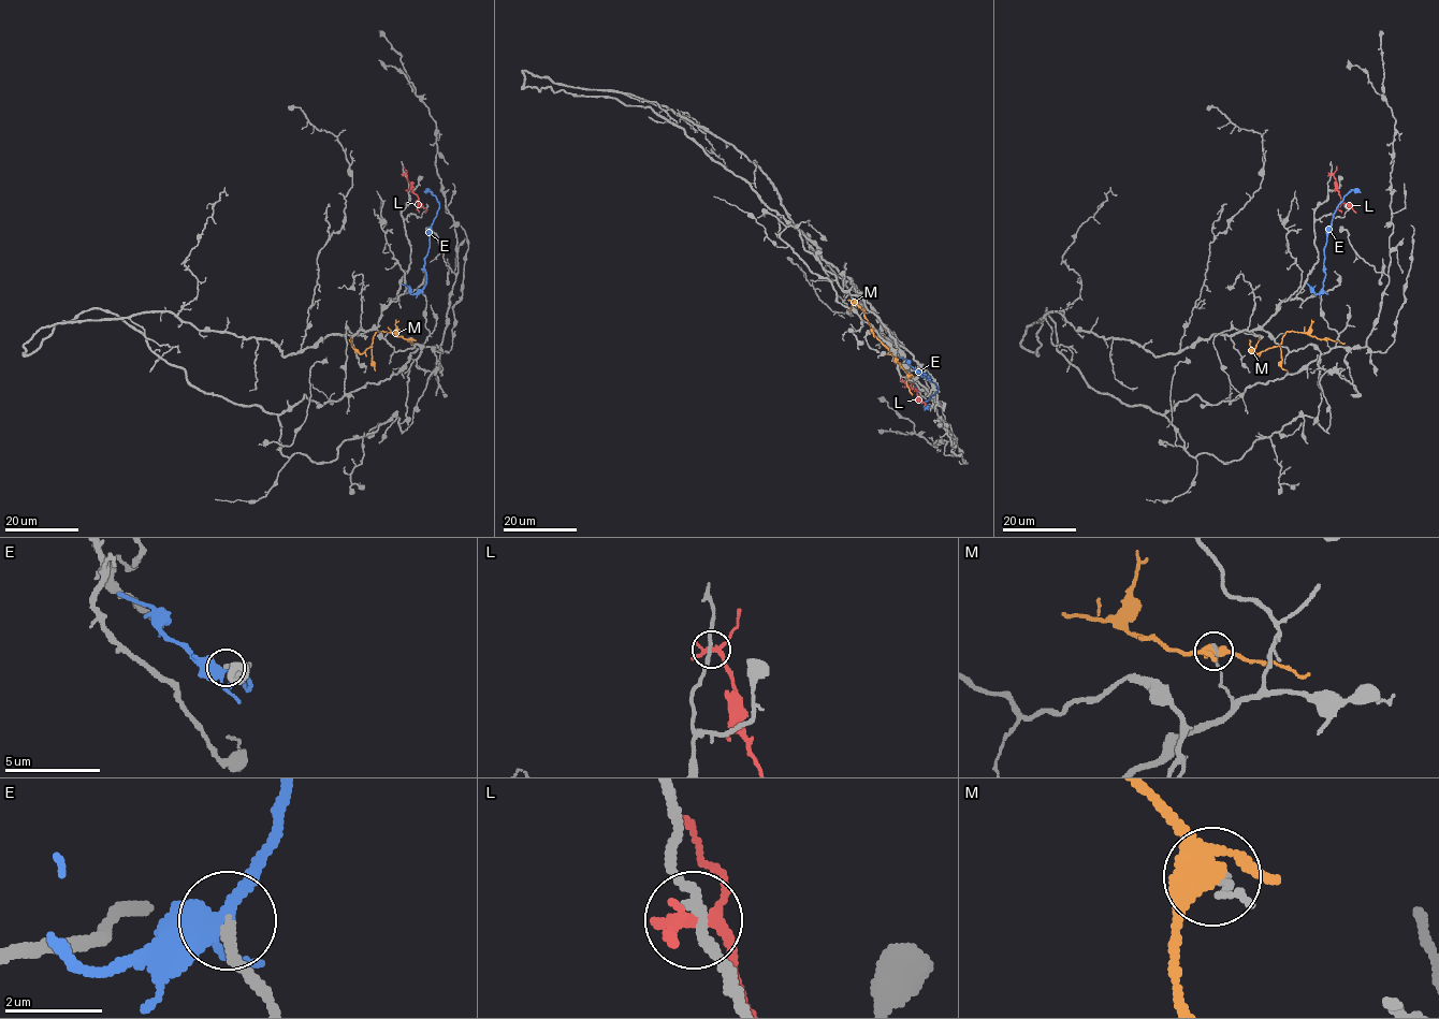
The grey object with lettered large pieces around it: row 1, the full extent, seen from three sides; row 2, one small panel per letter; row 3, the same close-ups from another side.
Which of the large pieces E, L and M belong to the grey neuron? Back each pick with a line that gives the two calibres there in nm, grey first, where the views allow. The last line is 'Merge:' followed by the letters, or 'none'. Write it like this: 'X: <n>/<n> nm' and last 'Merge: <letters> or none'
E: 240/360 nm
Merge: E

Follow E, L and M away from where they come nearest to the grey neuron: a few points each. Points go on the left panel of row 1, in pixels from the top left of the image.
E: (422, 291), (426, 284), (424, 265), (430, 228), (439, 207), (437, 199), (426, 189), (425, 192)
L: (404, 174), (425, 213)
M: (410, 338), (377, 331), (372, 345), (359, 353), (350, 336)

